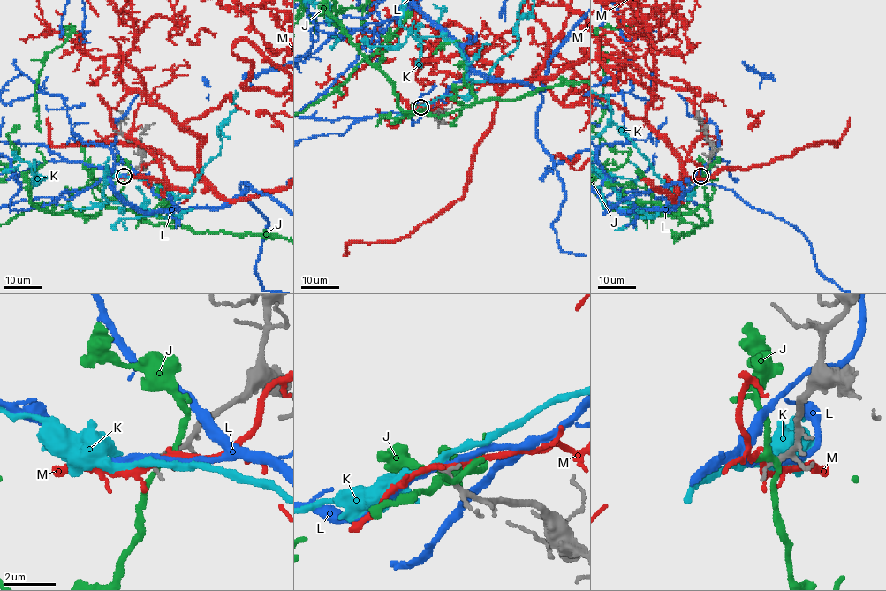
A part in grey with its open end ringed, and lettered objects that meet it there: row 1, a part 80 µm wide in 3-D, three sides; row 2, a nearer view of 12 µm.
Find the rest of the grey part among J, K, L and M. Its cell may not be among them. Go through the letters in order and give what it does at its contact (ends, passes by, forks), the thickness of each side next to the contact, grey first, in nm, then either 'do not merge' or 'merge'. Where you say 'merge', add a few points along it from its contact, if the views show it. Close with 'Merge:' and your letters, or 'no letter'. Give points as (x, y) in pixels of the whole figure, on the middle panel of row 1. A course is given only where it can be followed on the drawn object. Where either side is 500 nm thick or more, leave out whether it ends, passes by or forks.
J: it forks; calibres 240 and 190 nm; do not merge
K: it passes by; calibres 240 and 240 nm; do not merge
L: it passes by; calibres 280 and 260 nm; do not merge
M: it passes by; calibres 280 and 220 nm; do not merge
Merge: no letter

